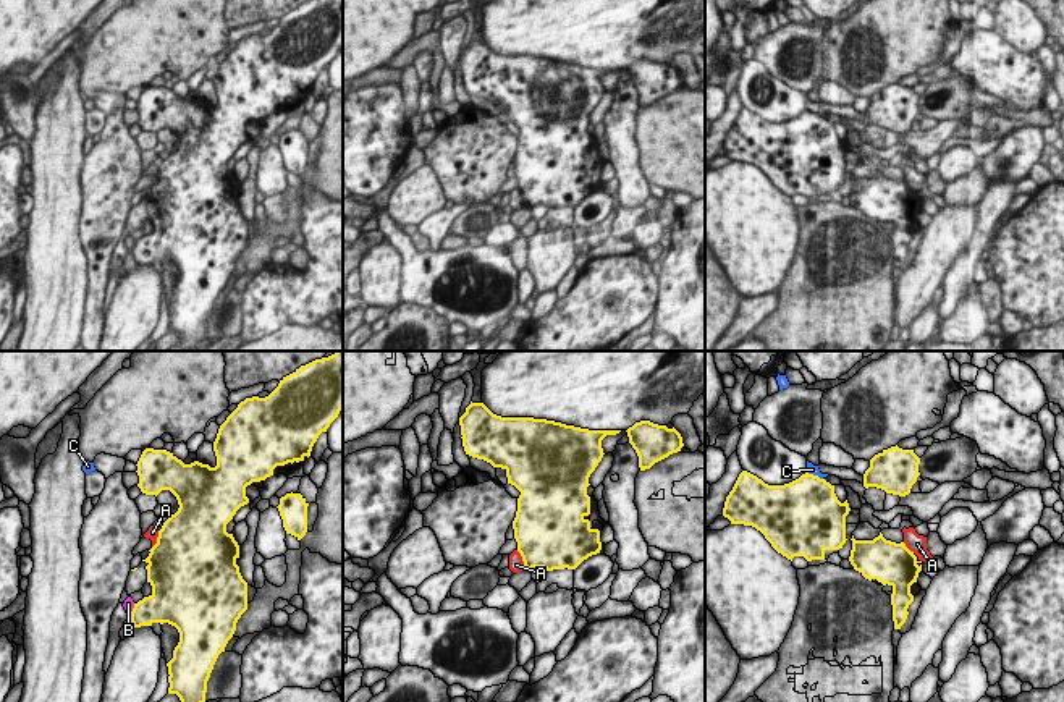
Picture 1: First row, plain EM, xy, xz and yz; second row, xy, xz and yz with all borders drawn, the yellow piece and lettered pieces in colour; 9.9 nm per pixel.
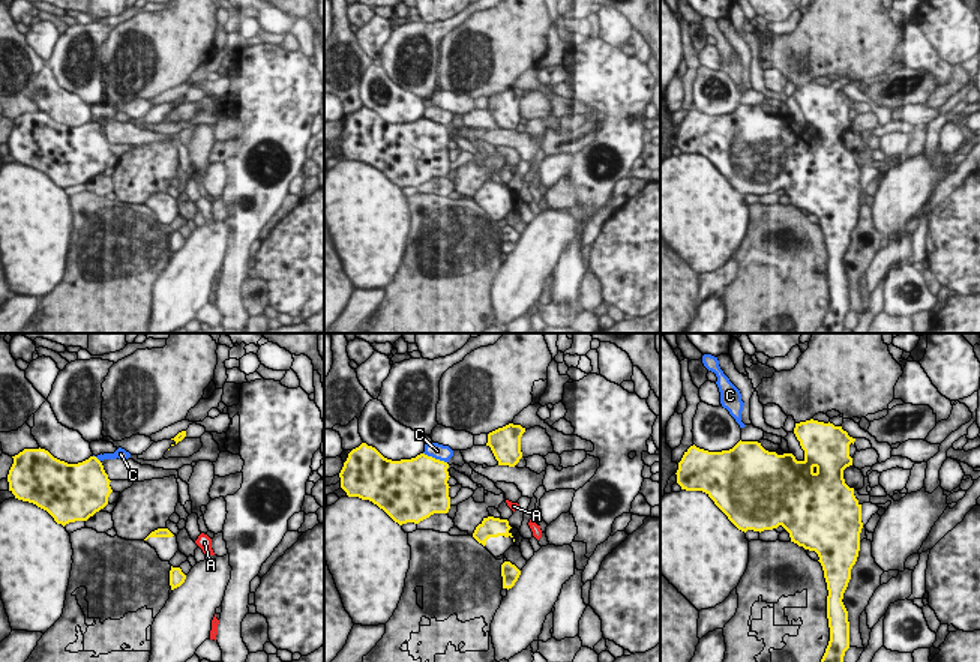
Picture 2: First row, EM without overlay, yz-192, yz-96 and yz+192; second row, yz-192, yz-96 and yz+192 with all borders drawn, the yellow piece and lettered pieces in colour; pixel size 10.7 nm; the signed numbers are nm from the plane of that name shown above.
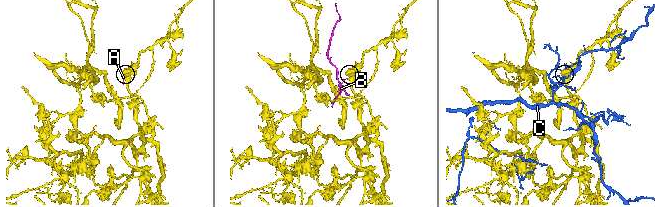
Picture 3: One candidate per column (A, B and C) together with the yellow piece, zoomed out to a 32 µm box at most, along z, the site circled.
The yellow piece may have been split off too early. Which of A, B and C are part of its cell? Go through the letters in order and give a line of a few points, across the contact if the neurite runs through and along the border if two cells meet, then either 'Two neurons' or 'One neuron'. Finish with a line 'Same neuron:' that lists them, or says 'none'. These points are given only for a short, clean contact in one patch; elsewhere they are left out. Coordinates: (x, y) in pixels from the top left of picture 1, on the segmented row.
A: Line: xz (516, 550), (526, 568). Two neurons
B: Line: xy (135, 604), (128, 617). Two neurons
C: Two neurons
Same neuron: none.

